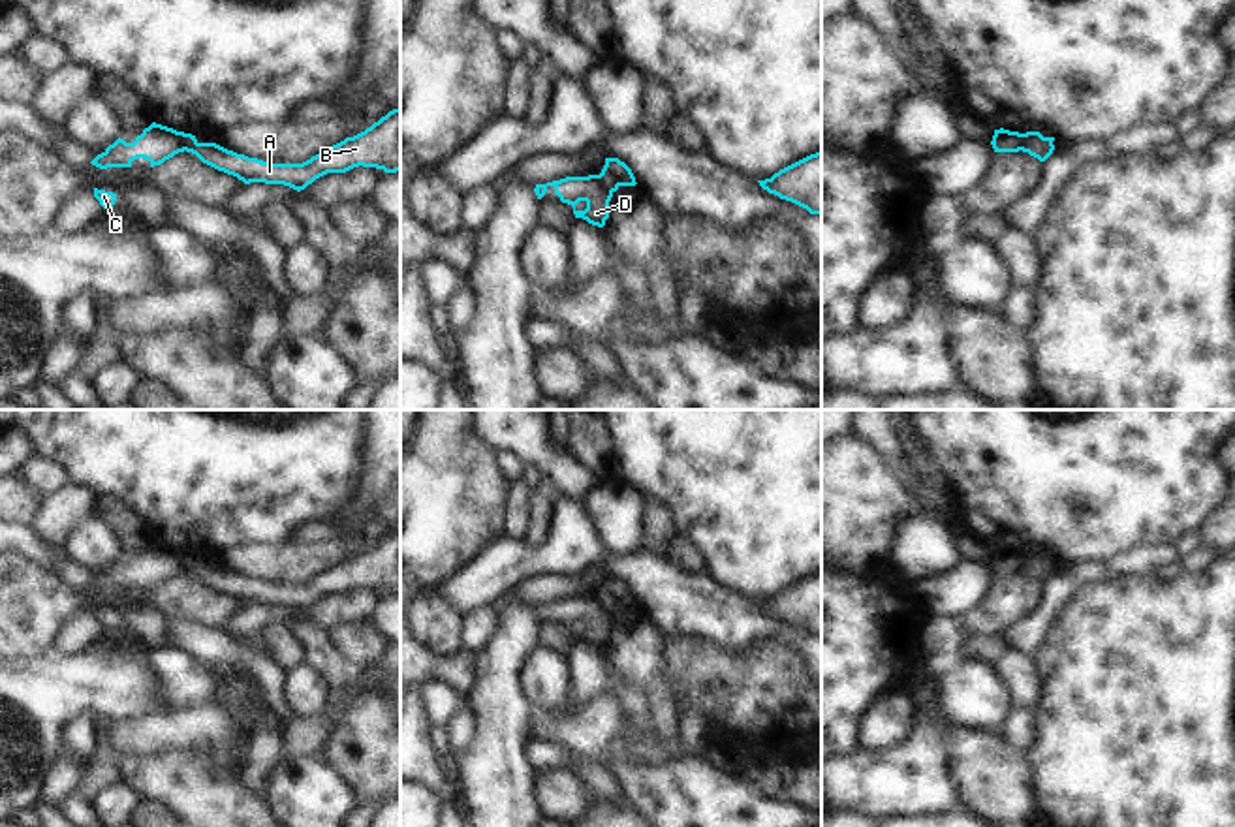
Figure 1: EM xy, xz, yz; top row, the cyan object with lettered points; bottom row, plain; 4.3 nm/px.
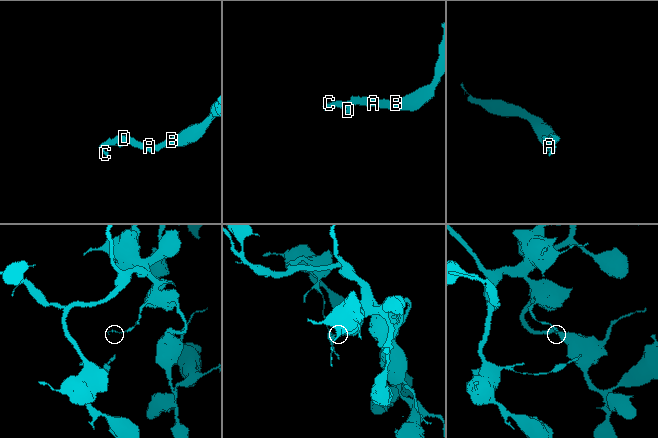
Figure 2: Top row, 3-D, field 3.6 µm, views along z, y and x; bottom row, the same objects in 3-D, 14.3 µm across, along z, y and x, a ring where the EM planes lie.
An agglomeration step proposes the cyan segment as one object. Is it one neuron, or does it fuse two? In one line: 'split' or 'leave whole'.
split

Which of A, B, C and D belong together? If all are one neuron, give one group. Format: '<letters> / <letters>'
A B / C D

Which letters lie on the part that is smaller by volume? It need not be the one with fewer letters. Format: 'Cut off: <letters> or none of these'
Cut off: C, D

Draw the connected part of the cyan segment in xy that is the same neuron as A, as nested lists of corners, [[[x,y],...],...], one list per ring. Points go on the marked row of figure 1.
[[[400,105],[365,132],[346,137],[303,164],[273,164],[227,150],[216,143],[199,143],[184,133],[186,152],[203,164],[237,177],[244,184],[284,184],[297,192],[327,173],[346,173],[353,167],[376,167],[385,173],[400,171]]]

